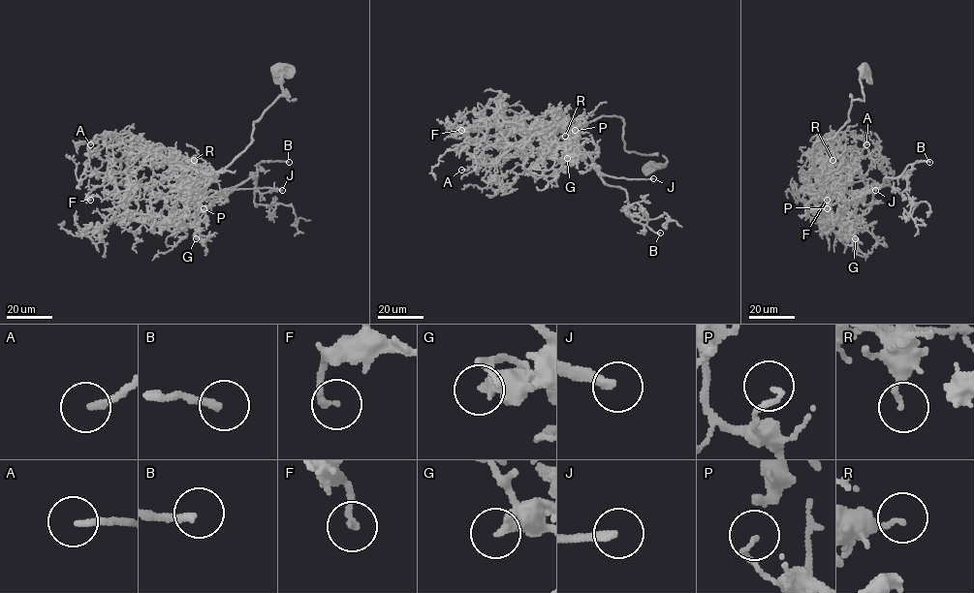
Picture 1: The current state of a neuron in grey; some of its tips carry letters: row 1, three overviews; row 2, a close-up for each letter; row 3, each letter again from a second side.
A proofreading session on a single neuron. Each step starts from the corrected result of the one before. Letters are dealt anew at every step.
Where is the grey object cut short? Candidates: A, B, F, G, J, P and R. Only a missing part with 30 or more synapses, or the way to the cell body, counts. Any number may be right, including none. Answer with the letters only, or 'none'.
A, B, J

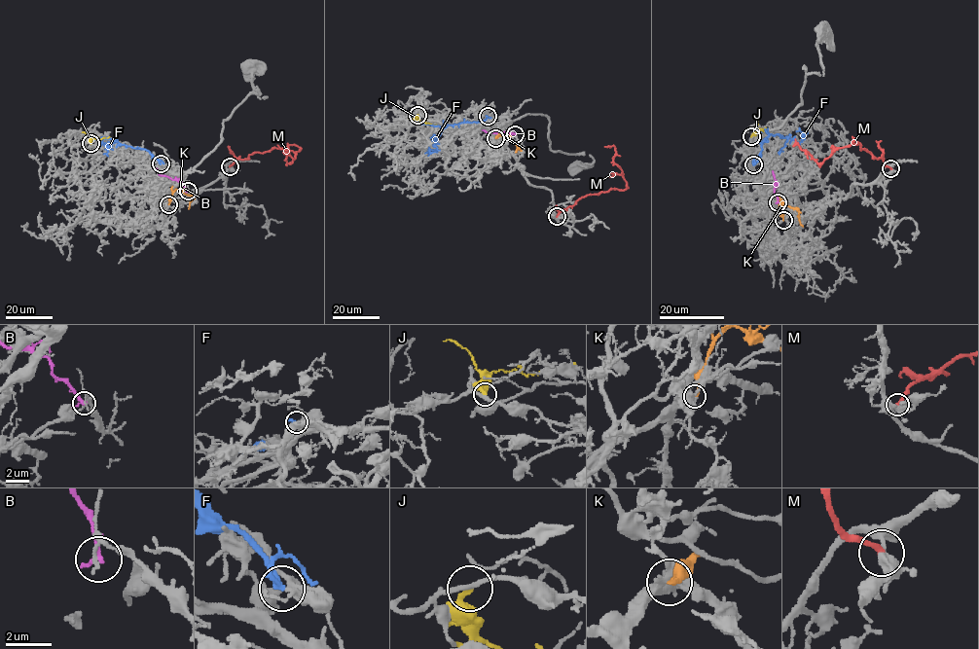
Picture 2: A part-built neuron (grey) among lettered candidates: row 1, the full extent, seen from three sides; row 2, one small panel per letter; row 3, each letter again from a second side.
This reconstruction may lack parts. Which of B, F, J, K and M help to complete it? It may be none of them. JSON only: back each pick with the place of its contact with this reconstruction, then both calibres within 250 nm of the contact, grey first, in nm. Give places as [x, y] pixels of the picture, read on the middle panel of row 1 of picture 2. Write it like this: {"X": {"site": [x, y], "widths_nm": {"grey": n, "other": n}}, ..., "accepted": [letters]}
{"accepted": []}

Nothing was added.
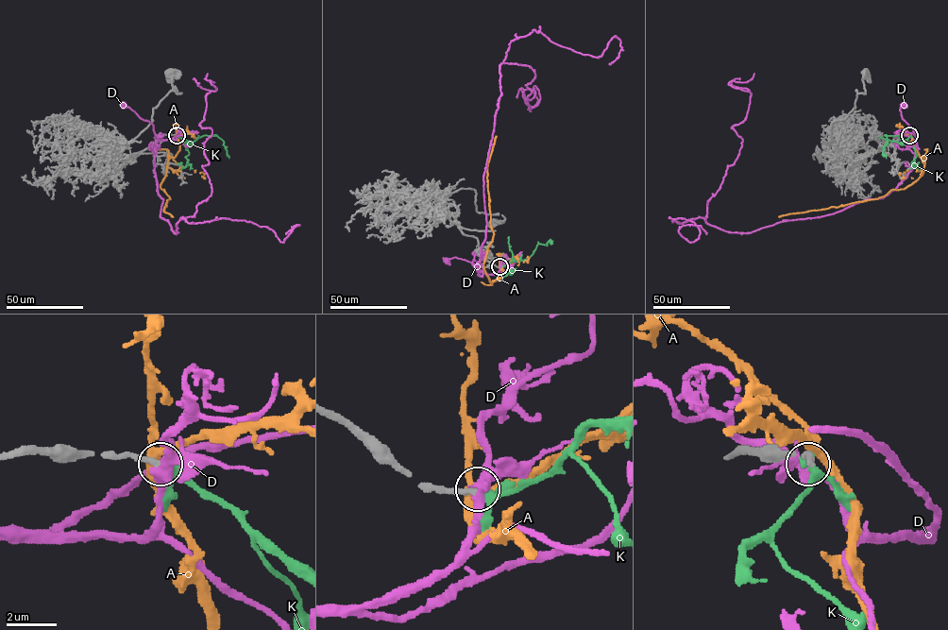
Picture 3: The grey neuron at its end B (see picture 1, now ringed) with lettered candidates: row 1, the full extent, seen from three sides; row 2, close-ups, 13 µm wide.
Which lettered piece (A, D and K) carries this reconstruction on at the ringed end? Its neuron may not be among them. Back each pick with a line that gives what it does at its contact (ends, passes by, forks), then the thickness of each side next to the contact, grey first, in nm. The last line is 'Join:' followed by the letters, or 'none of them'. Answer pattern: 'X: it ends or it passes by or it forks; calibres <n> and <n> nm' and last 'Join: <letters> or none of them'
K: it forks; calibres 240 and 200 nm
Join: K

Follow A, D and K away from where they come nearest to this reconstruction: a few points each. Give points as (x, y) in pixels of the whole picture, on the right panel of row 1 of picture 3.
A: (909, 134), (914, 148), (924, 161), (923, 173), (911, 184), (891, 190), (877, 198), (778, 216)
D: (909, 135), (917, 140), (913, 144), (917, 150), (915, 134), (902, 118), (900, 110), (903, 105)
K: (909, 135), (904, 144), (901, 135), (886, 135), (888, 144), (883, 152), (886, 158)

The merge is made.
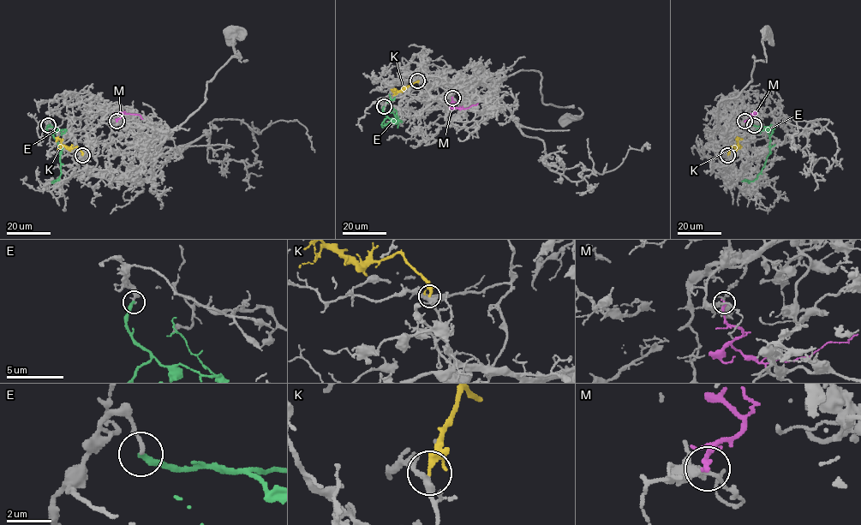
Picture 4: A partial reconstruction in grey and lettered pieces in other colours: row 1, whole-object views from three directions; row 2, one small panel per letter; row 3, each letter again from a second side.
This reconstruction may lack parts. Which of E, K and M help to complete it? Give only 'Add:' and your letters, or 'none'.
Add: K

